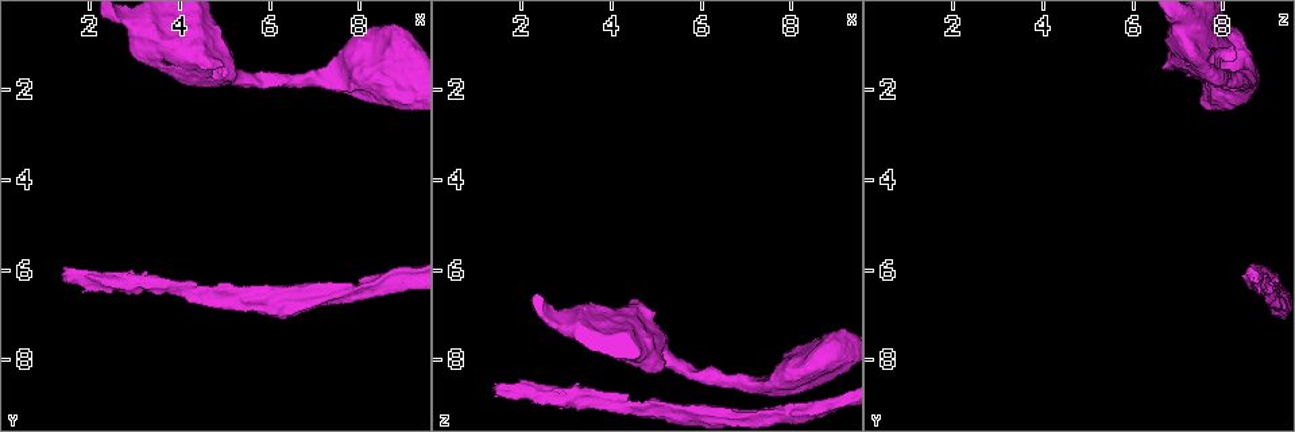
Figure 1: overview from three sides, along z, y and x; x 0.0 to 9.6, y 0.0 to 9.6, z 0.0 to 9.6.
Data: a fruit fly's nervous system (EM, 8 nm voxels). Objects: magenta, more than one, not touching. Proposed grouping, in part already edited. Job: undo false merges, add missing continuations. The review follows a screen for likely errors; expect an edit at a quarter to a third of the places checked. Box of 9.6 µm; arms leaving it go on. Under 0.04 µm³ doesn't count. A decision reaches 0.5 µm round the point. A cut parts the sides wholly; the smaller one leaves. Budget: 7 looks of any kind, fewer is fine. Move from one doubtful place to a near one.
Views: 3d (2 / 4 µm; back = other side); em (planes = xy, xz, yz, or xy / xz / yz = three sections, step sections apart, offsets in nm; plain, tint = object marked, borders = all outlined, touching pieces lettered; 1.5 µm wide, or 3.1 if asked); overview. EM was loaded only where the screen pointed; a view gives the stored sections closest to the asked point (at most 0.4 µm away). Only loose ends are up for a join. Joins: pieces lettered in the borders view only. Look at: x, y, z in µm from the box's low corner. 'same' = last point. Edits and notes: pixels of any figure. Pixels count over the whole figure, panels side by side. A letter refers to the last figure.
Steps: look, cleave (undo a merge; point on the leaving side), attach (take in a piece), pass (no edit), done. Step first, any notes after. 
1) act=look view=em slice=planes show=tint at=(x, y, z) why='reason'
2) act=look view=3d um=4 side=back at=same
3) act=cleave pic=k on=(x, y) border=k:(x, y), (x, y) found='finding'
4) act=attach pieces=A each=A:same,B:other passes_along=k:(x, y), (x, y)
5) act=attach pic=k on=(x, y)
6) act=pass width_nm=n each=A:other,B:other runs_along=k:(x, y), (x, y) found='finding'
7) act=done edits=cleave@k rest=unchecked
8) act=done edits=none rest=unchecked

act=look view=em slice=planes show=borders at=(3.70, 0.65, 7.35) why='sudden change in width'

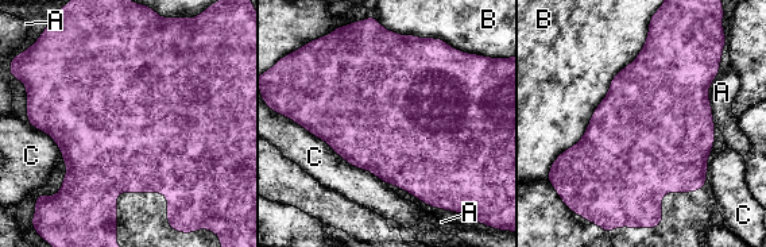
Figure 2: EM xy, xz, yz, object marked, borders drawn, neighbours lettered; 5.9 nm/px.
act=pass each=A:other,B:other,C:other border=2:(649, 29), (584, 134), (558, 155) found='one neuron here'

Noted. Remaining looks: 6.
act=look view=3d um=2 at=(1.40, 6.15, 8.60) why='end of a long branch'

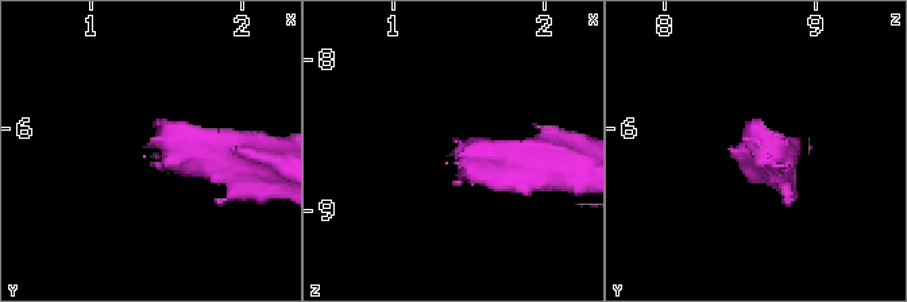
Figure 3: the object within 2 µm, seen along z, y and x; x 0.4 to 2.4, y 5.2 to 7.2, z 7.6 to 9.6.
act=look view=em slice=planes show=tint at=(1.38, 6.12, 8.62) why='now the EM'

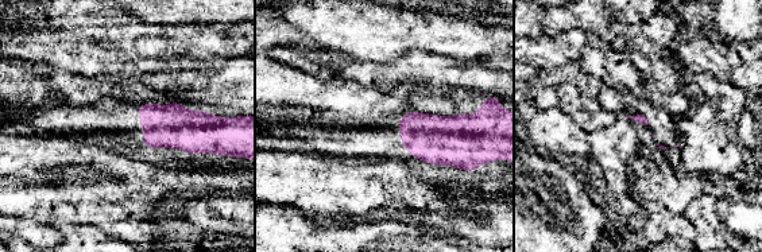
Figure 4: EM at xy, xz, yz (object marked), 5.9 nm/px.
act=look view=em slice=planes show=borders at=same why='see the neighbours'

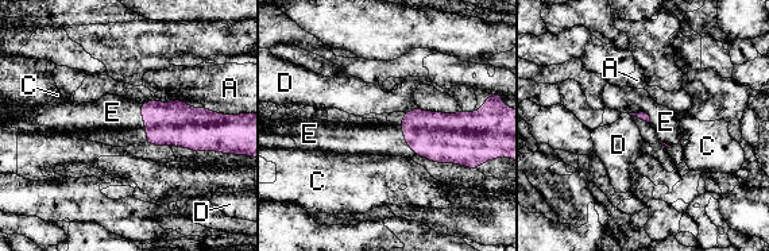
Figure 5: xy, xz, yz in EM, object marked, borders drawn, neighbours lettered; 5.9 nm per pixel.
act=attach pieces=E each=A:other,C:other,D:other,E:same found='it goes on there'

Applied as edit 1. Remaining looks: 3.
act=look view=em slice=planes show=borders at=(8.90, 2.45, 8.30) why='thick end'

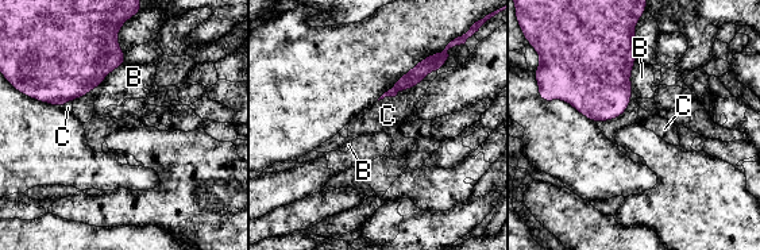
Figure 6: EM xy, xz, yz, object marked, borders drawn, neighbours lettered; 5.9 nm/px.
act=pass longest_contact=C:300nm each=B:other,C:other found='none of them fits'

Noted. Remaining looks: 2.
act=done edits=attach@5 rest=unchecked

